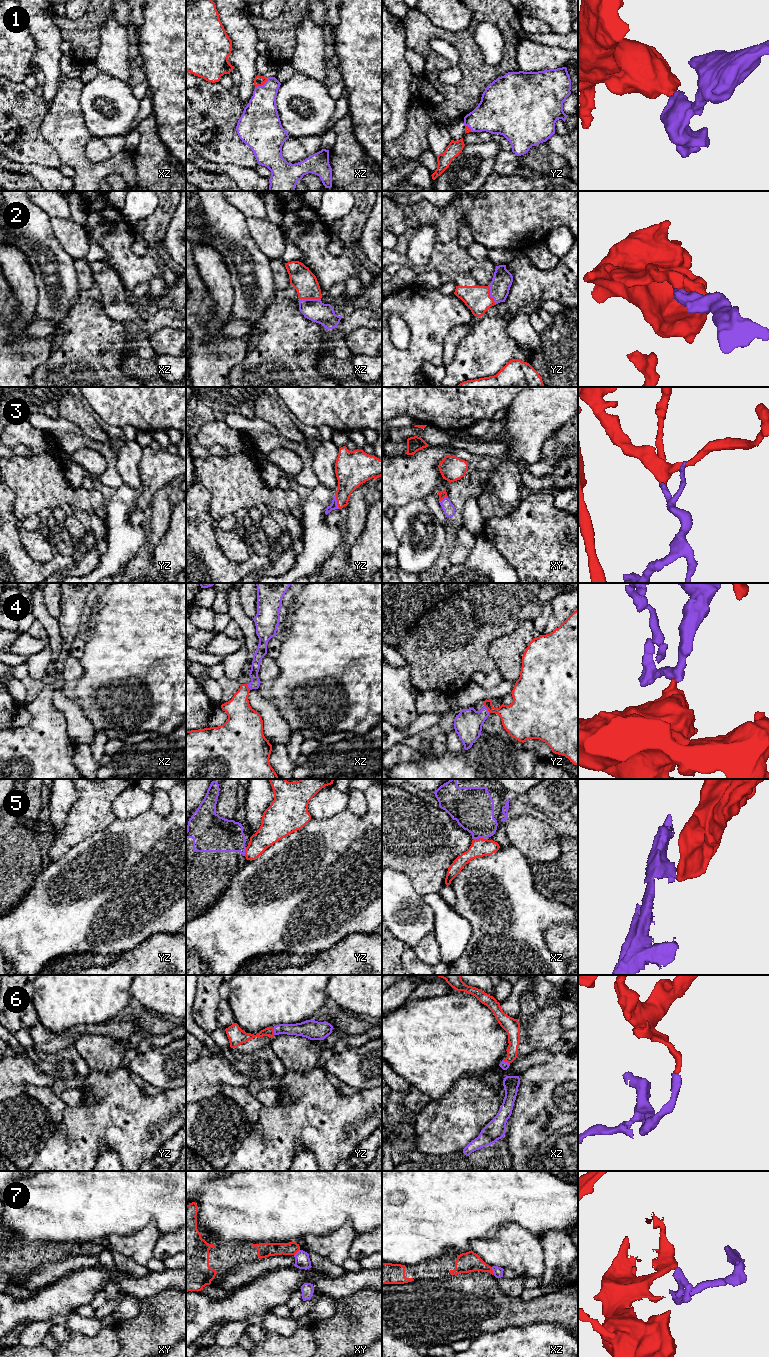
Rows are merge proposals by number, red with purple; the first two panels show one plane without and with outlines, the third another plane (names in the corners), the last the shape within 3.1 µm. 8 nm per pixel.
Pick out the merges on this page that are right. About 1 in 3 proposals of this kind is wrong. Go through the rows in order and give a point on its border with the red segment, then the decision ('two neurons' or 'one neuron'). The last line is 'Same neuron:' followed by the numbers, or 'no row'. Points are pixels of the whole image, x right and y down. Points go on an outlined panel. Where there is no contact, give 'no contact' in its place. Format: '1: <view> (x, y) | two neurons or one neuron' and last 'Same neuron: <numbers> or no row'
1: xz (261, 85) | one neuron
2: xz (310, 298) | one neuron
3: yz (337, 501) | one neuron
4: yz (487, 708) | one neuron
5: xz (479, 838) | two neurons
6: yz (273, 1031) | one neuron
7: xz (492, 1271) | two neurons
Same neuron: 1, 2, 3, 4, 6

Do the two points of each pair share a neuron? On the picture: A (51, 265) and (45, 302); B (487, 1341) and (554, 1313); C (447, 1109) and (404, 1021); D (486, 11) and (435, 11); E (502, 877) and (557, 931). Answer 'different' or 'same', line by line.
A: same
B: different
C: different
D: different
E: different

